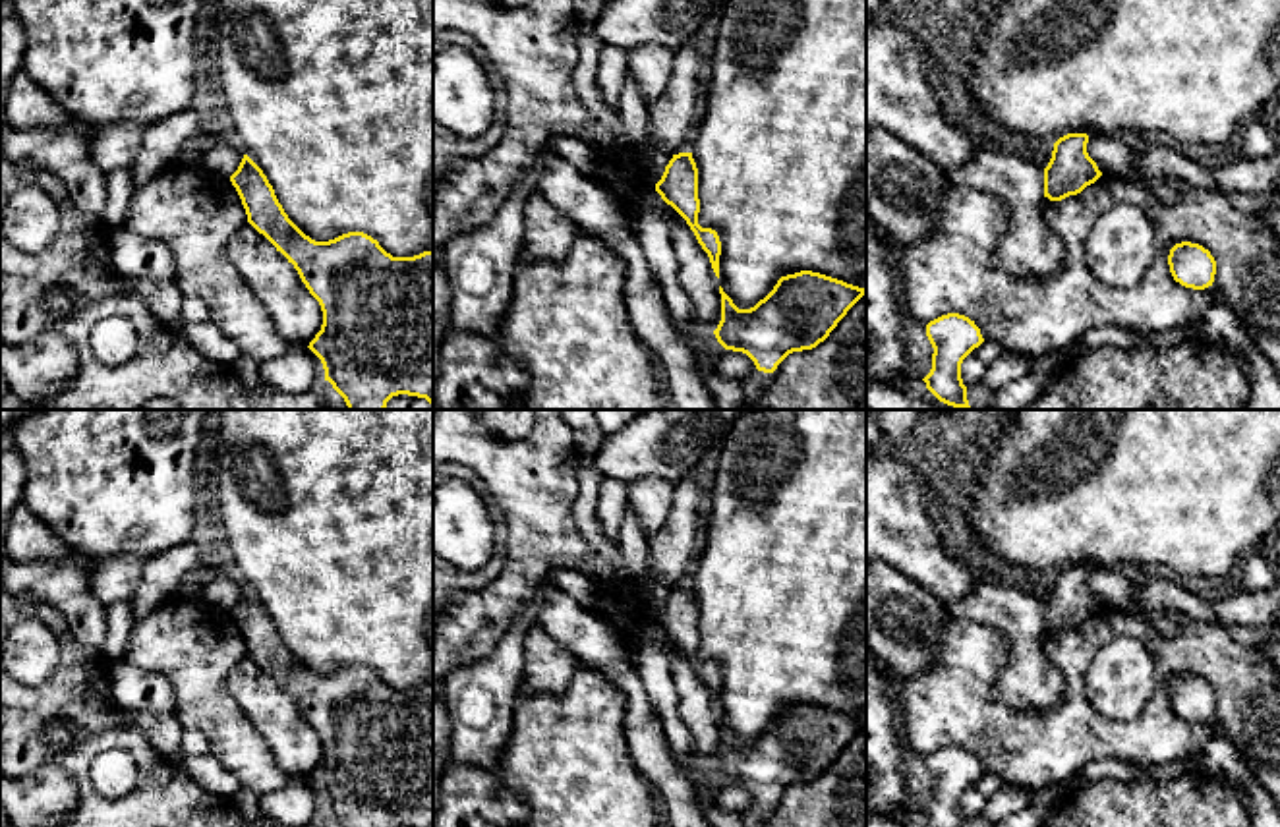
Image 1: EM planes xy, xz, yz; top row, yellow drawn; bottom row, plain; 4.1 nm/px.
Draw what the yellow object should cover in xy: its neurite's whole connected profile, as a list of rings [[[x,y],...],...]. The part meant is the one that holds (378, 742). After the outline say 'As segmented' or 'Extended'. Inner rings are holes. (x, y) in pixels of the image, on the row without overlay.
[[[244,587],[230,609],[247,655],[294,698],[319,734],[323,757],[309,783],[338,827],[433,827],[433,684],[393,690],[364,665],[329,674],[305,669],[284,645],[263,603]]]. As segmented

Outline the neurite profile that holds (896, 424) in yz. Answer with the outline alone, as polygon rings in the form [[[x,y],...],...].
[[[874,410],[880,415],[882,433],[884,433],[884,448],[895,450],[903,444],[916,419],[920,410]]]

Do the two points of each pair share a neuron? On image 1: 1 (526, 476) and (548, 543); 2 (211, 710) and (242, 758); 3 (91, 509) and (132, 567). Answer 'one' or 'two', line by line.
1: one
2: one
3: two

